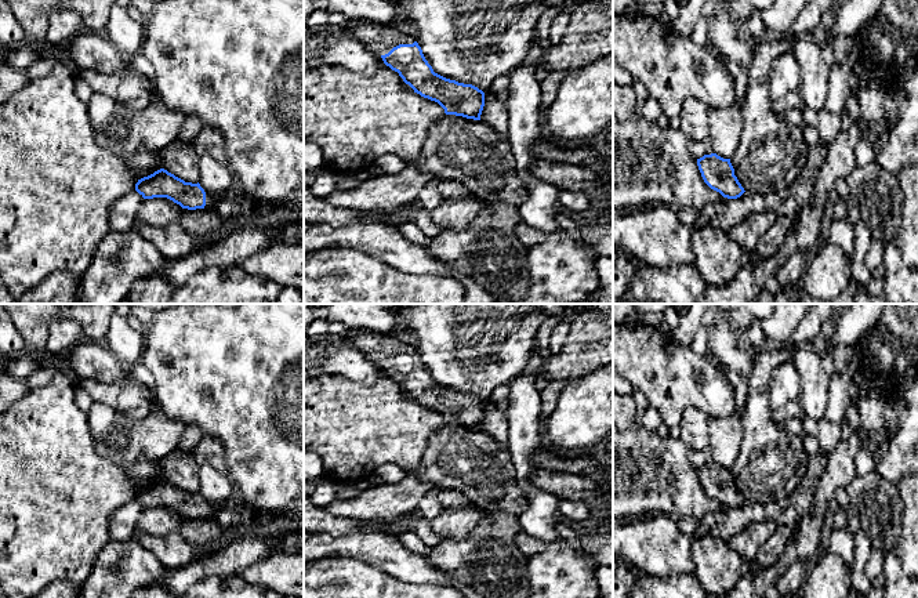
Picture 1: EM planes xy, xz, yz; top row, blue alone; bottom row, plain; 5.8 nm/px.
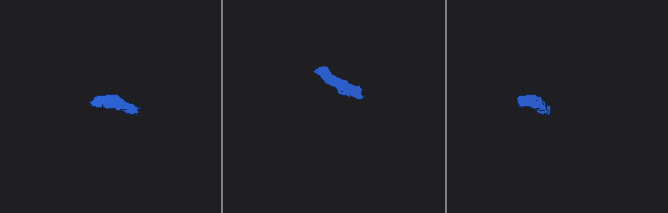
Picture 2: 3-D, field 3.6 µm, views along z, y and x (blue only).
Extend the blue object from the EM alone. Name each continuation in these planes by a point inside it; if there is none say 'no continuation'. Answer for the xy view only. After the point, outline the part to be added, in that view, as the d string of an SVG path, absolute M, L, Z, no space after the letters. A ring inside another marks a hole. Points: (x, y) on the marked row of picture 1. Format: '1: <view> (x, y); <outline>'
1: xy (211, 200); M206 193L206 206L204 206L204 209L215 209L215 206L221 200L221 197L222 196L214 196L214 195Z

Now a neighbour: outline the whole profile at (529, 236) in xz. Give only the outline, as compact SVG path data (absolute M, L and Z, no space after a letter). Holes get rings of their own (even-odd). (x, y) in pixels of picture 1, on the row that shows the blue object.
M522 221L515 225L514 232L526 249L541 244L547 239L544 232L531 228Z

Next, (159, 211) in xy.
M167 197L144 199L137 222L150 226L166 226L178 222L184 209Z

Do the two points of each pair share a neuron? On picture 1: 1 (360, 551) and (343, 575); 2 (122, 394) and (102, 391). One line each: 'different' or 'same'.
1: different
2: same

